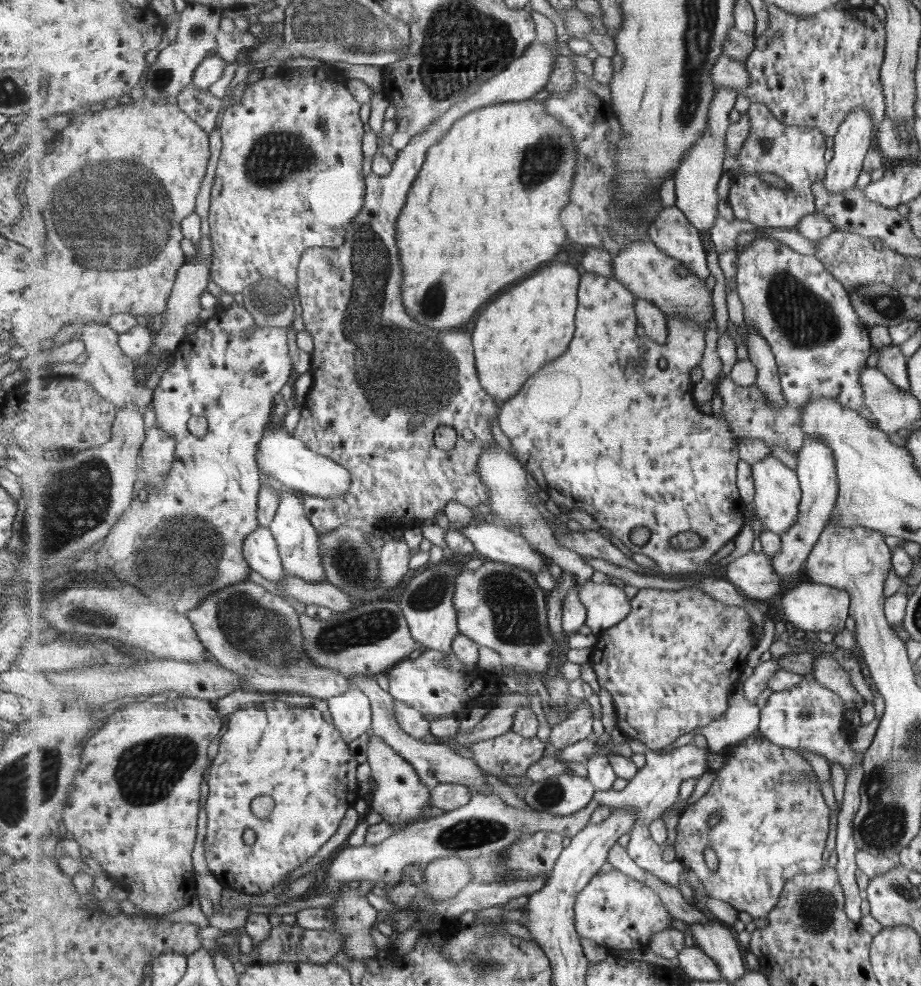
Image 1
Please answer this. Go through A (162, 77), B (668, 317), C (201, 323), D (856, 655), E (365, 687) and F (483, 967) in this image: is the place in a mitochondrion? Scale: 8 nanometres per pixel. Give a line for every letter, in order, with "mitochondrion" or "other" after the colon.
A: mitochondrion
B: other
C: other
D: other
E: other
F: mitochondrion

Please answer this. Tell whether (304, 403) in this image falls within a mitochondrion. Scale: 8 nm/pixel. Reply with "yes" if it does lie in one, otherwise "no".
no

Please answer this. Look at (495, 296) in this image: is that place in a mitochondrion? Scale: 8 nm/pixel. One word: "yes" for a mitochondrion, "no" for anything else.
no

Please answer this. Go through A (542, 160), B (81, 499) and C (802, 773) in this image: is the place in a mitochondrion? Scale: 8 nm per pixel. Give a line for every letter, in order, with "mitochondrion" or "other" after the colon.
A: mitochondrion
B: mitochondrion
C: other

